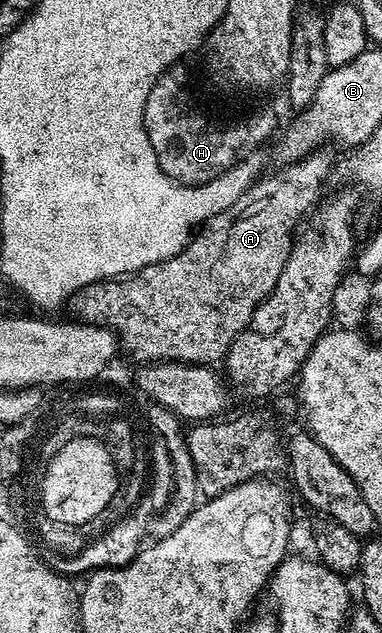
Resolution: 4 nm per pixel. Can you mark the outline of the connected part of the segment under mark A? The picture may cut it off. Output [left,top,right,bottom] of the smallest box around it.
[70,148,332,367]

